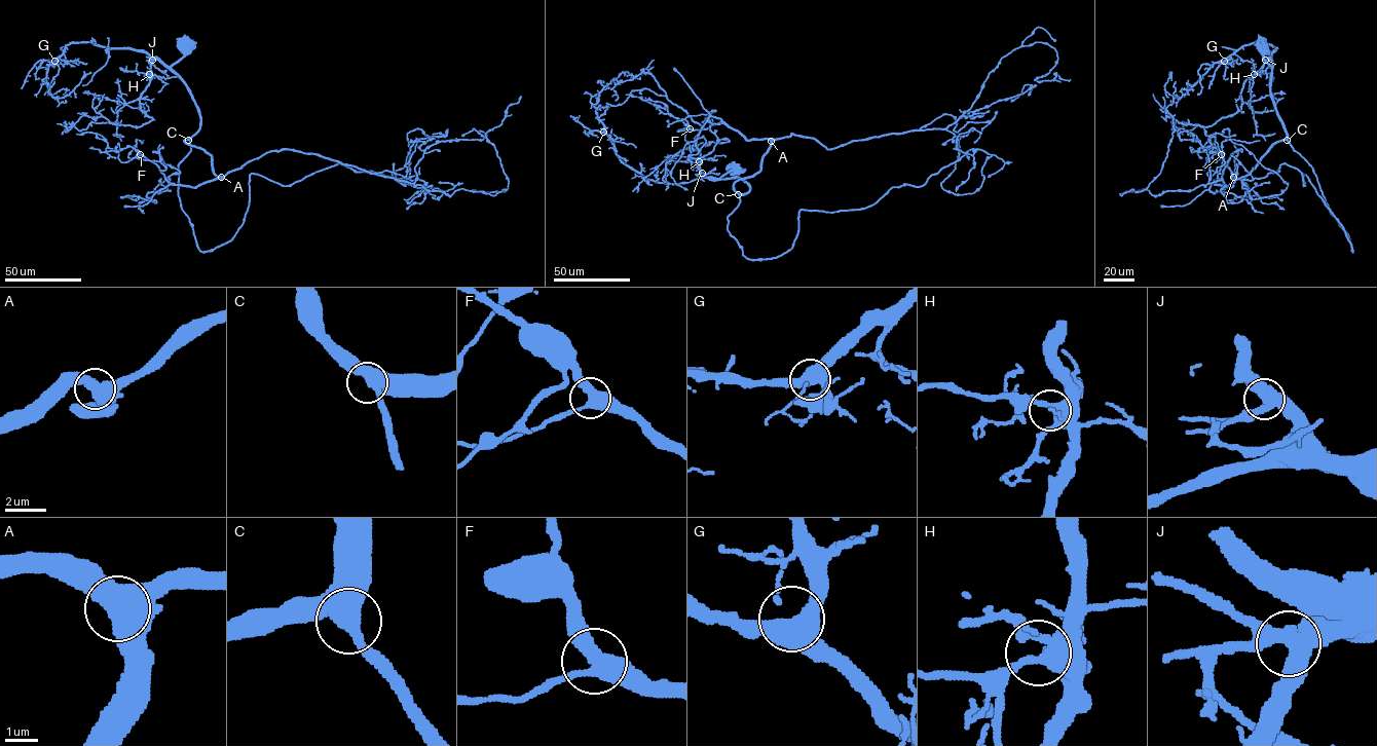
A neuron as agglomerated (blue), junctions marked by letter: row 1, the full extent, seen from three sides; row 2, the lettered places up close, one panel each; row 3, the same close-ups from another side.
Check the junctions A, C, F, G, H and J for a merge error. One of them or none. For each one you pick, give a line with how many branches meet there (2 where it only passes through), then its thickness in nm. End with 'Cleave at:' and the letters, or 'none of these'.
Cleave at: none of these

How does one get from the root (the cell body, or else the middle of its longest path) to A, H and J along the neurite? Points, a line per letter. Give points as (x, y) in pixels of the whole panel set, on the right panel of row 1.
A: (1262, 46), (1265, 47), (1263, 58), (1271, 67), (1270, 95), (1287, 138), (1274, 143), (1244, 176), (1233, 177)
H: (1262, 46), (1265, 47), (1263, 58), (1271, 66), (1271, 61), (1266, 59), (1254, 74)
J: (1262, 46), (1265, 47), (1263, 58), (1271, 66), (1271, 61), (1265, 60)

